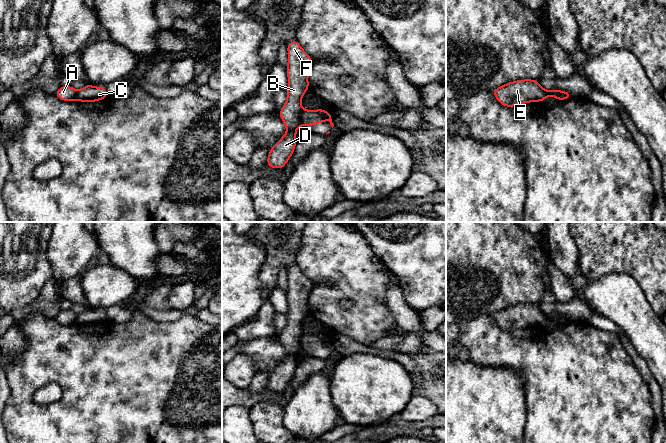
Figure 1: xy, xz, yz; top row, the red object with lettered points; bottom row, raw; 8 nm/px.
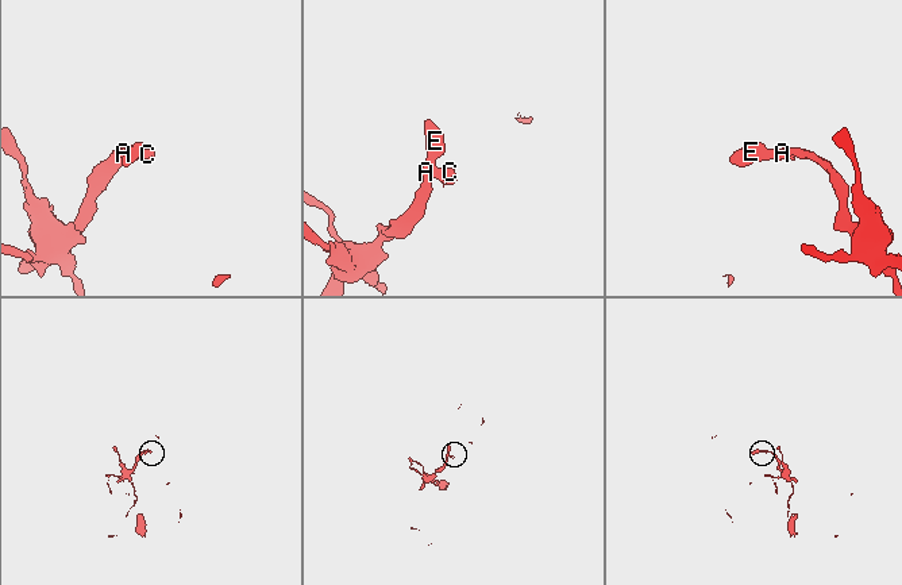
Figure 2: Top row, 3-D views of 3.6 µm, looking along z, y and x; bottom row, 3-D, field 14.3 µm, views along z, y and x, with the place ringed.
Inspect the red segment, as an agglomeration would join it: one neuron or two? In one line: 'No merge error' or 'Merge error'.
Merge error

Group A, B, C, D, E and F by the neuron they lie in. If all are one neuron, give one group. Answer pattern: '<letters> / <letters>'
A B D E F / C

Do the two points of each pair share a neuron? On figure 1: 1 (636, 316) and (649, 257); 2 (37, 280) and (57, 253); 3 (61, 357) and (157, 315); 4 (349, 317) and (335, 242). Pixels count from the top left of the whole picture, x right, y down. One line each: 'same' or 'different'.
1: different
2: different
3: different
4: same

